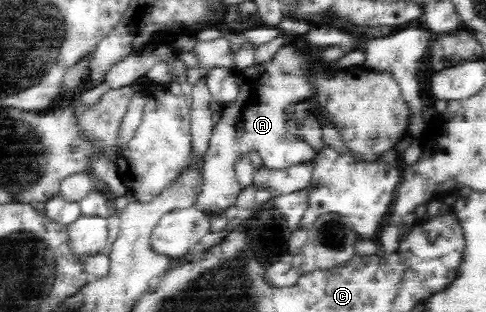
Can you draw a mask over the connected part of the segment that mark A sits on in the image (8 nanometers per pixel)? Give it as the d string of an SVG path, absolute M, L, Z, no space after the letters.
M288 42L272 60L254 65L250 73L237 74L241 79L242 92L235 102L225 105L225 111L214 127L194 203L197 210L208 216L221 215L238 202L237 196L242 189L235 179L233 161L241 153L248 154L255 149L263 163L275 169L296 163L310 164L313 148L298 137L292 118L284 114L284 106L307 100L313 95L308 72L317 61L313 53L305 53Z

